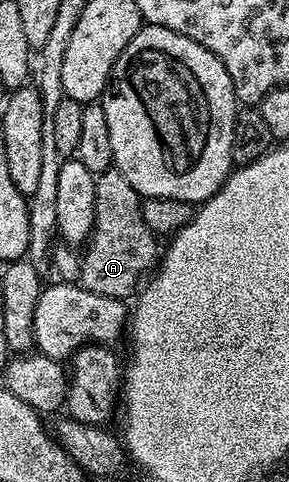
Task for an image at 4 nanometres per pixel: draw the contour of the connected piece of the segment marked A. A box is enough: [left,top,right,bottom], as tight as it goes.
[79,167,159,299]

